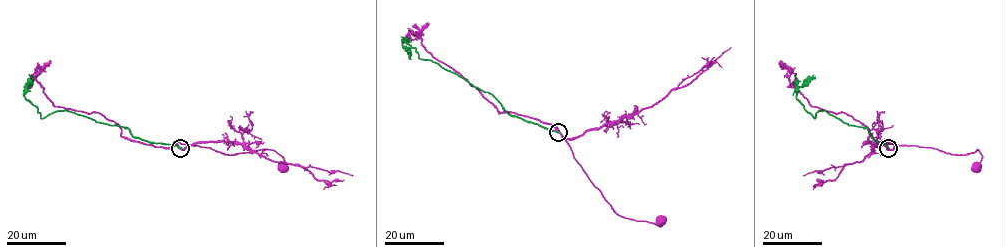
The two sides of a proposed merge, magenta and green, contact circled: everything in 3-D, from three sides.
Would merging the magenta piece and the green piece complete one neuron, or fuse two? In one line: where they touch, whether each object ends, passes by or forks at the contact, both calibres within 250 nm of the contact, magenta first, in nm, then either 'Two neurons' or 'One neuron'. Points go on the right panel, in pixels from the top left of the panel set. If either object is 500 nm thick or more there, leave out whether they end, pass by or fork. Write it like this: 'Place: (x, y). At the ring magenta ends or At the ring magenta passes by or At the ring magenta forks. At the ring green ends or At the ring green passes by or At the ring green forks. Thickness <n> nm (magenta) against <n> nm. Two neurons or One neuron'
Place: (888, 148). At the ring magenta passes by. At the ring green ends. Thickness 400 nm (magenta) against 360 nm. Two neurons

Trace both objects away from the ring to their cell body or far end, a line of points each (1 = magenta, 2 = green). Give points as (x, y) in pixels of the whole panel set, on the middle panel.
1: (558, 131), (575, 160), (616, 213), (661, 226), (662, 219)
2: (558, 132), (513, 117), (491, 94), (436, 63), (420, 59), (415, 48), (403, 40), (410, 59)

